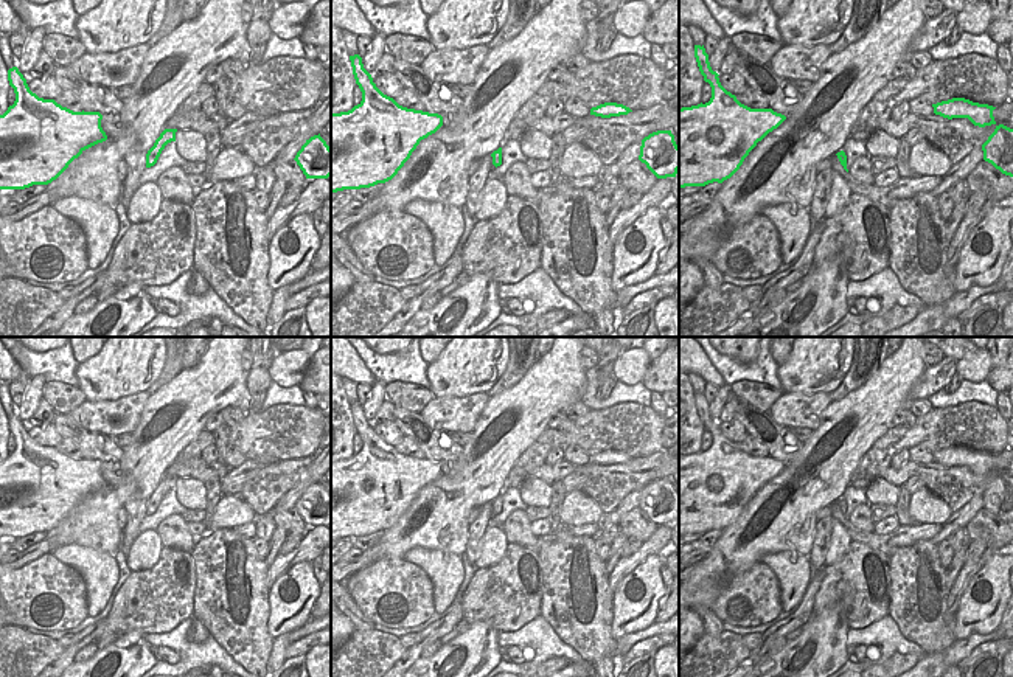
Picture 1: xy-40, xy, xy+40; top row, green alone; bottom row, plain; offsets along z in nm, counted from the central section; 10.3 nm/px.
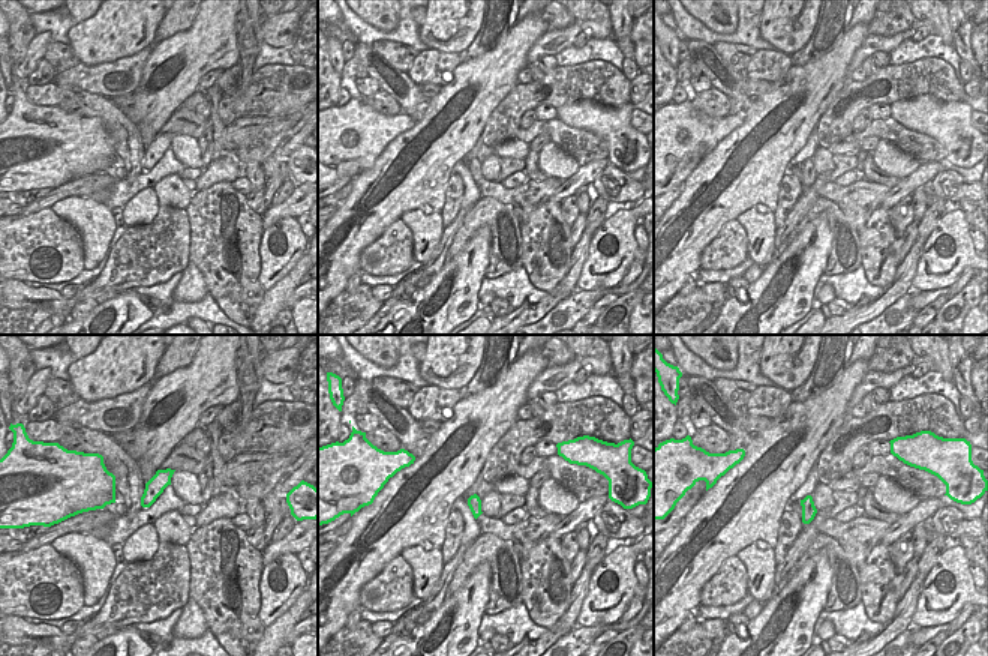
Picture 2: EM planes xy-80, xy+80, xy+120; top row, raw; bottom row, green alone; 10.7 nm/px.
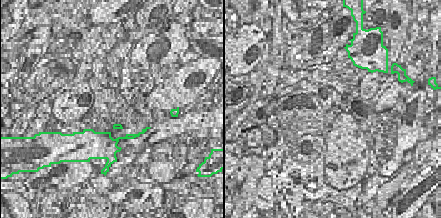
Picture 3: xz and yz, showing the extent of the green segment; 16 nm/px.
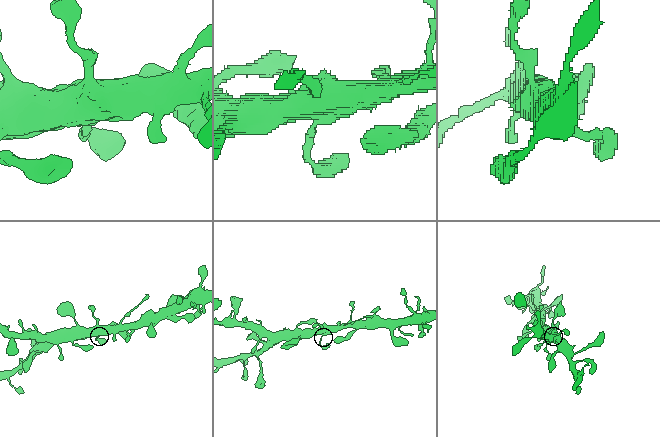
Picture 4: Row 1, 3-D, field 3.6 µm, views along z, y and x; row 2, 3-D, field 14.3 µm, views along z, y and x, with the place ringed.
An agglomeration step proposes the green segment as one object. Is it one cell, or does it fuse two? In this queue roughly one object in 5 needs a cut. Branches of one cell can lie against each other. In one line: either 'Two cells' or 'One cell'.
One cell

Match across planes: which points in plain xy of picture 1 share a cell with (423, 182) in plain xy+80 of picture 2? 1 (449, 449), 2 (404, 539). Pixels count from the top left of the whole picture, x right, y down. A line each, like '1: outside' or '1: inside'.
1: outside
2: inside

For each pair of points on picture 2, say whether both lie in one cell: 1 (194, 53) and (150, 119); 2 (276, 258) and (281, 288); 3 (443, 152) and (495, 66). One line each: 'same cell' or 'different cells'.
1: same cell
2: different cells
3: same cell

